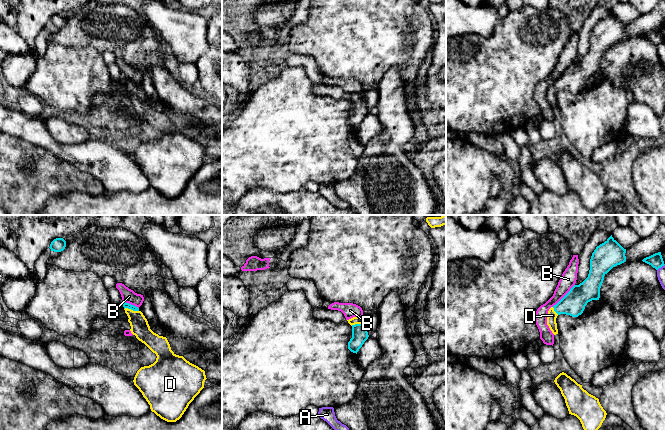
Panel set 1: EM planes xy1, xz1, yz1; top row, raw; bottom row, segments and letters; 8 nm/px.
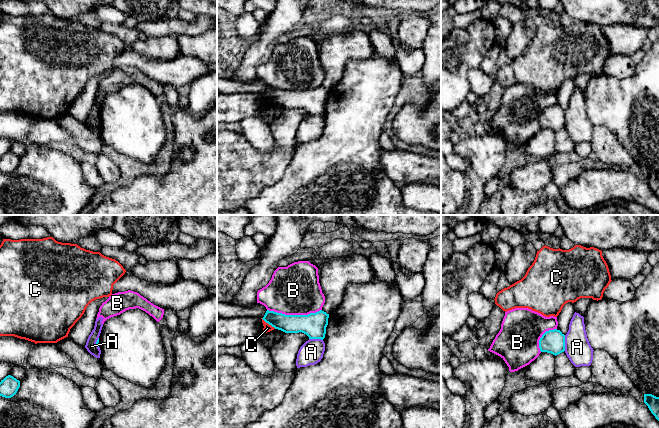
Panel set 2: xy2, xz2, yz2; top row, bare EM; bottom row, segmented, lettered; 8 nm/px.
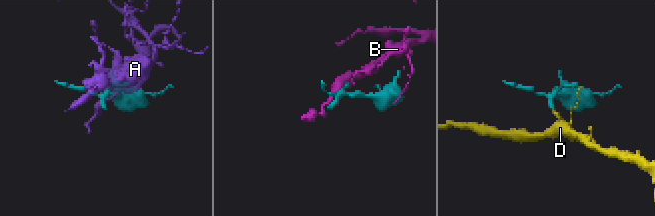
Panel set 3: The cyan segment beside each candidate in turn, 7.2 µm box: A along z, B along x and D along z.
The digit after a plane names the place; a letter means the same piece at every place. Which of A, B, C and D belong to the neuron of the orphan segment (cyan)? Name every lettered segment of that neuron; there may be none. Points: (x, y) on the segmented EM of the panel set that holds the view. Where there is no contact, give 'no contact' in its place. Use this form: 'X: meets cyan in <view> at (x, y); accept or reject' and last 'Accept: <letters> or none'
A: meets cyan in yz2 at (564, 343); reject
B: meets cyan in xz2 at (294, 315); reject
C: meets cyan in xz2 at (268, 323); reject
D: meets cyan in xy1 at (131, 309); accept
Accept: D

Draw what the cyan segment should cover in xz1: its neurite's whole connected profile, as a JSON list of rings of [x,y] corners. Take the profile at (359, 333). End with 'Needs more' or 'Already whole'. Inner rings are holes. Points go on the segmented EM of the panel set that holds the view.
[[[353,317],[347,321],[352,326],[352,338],[348,342],[348,349],[357,354],[369,335],[363,317]]]. Needs more

